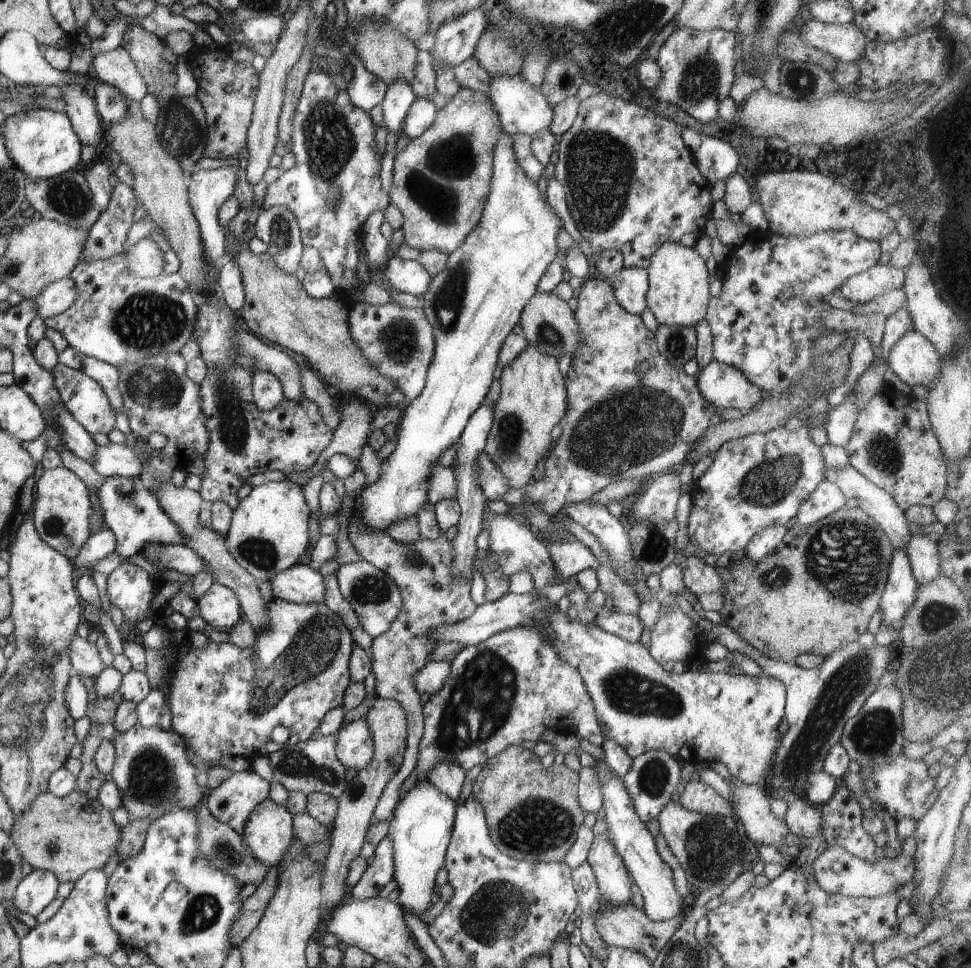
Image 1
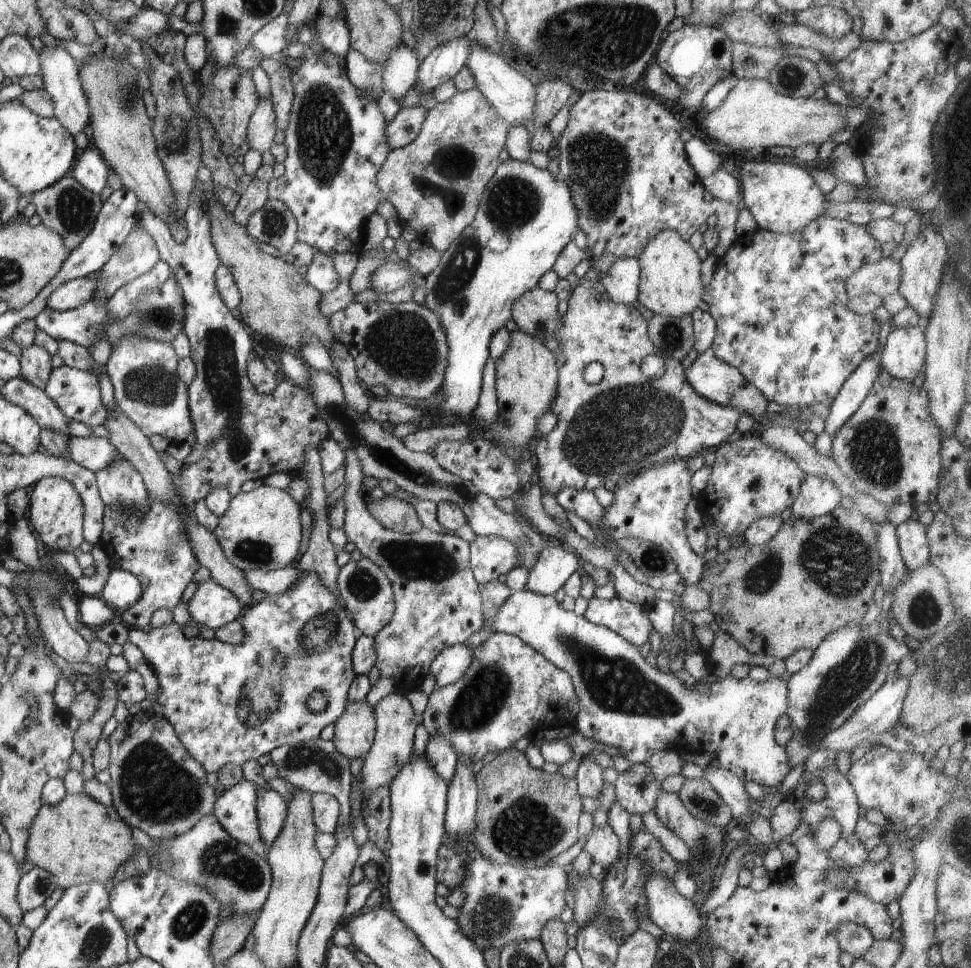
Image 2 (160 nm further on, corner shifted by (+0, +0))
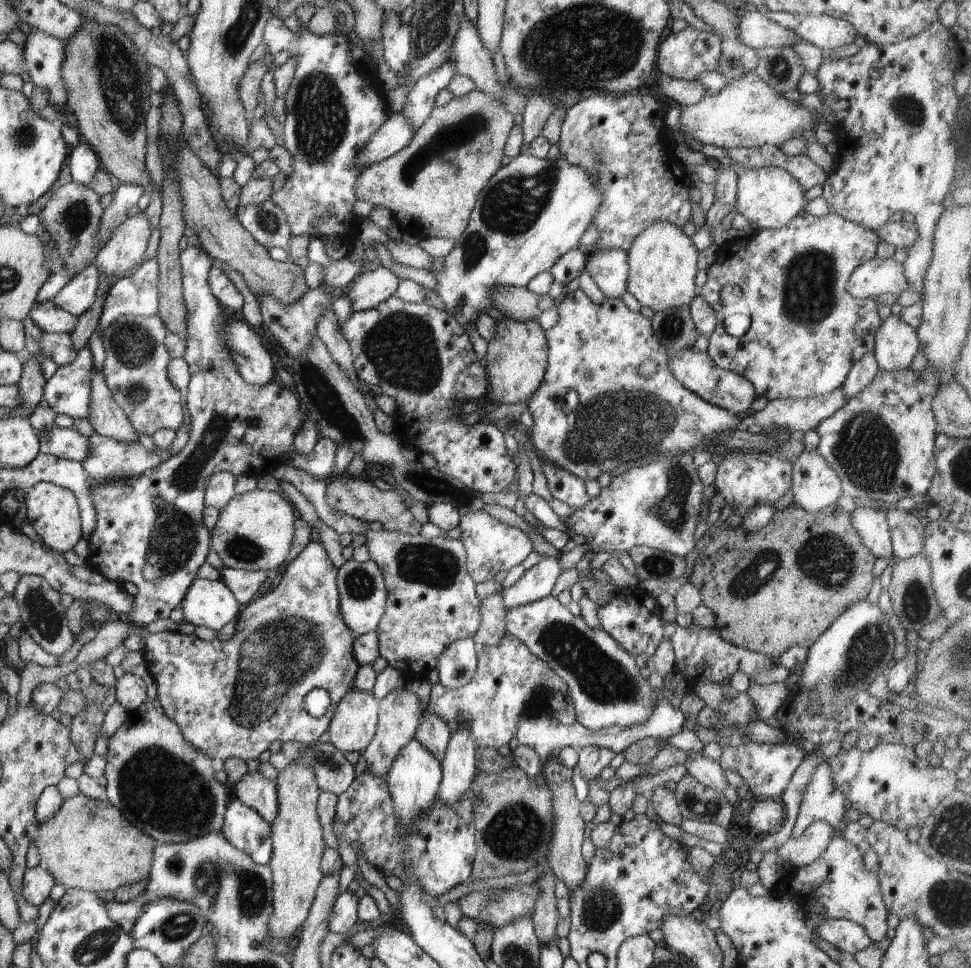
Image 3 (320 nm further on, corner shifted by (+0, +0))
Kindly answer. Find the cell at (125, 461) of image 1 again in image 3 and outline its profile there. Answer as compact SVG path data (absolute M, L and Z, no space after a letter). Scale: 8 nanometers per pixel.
M52 425L40 432L39 447L47 455L82 462L89 451L89 440L73 429Z

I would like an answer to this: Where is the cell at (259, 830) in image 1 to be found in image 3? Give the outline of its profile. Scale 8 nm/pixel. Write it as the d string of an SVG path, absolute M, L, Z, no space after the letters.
M260 771L247 773L234 785L230 786L233 796L250 808L253 808L270 824L278 812L276 783Z

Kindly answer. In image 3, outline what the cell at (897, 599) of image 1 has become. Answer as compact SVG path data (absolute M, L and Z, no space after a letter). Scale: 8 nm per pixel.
M856 507L851 514L851 523L860 535L864 546L876 555L890 560L893 556L891 532L883 509Z

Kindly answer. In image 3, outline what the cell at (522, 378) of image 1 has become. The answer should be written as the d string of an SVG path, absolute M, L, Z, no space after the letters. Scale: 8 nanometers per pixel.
M502 315L502 319L498 319L496 322L497 333L487 342L487 353L484 358L489 382L488 397L492 399L493 405L528 400L539 389L540 384L543 383L546 372L548 349L545 332L542 331L538 319L522 322L516 319L506 319Z

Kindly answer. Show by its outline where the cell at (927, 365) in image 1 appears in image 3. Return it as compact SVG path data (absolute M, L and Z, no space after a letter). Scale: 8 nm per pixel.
M891 314L876 331L873 353L880 369L908 369L921 344L917 329L905 323L899 315Z

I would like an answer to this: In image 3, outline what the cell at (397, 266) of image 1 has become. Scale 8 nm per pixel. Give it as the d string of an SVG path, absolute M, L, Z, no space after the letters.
M380 266L362 271L346 288L338 292L352 301L352 313L376 308L394 295L401 280L388 269Z

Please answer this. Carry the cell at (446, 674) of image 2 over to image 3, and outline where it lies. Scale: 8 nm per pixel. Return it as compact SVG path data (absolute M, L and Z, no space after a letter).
M473 637L449 644L435 666L439 683L449 689L459 689L472 682L478 666L477 653L478 646Z

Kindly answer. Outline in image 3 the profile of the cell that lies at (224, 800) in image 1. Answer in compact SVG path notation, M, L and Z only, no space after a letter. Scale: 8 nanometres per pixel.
M235 796L226 807L221 833L256 864L269 864L273 851L271 824Z

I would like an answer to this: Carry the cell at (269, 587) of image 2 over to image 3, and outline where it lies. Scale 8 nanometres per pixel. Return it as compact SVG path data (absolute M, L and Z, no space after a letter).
M222 567L219 571L220 580L227 584L242 608L252 600L252 596L256 596L268 575L267 571L245 571L228 567Z

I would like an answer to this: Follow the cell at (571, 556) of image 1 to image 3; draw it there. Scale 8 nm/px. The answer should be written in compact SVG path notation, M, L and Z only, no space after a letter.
M543 557L538 564L525 571L518 582L501 590L507 612L550 595L562 571L558 559Z

